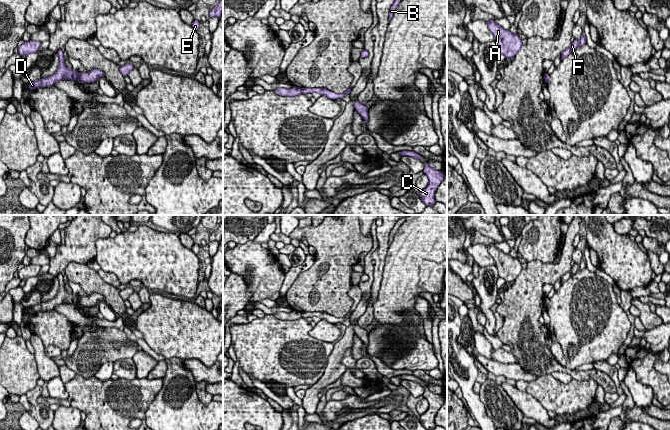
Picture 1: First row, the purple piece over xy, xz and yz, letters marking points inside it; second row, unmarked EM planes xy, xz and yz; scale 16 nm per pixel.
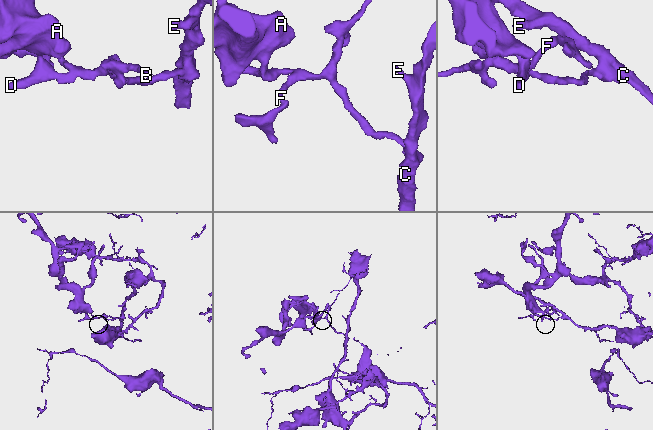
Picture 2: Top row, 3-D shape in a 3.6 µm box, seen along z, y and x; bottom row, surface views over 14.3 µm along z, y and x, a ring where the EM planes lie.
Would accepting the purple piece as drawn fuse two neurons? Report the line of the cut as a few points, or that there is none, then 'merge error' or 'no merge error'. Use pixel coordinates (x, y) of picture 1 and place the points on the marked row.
xy (79, 73), (76, 78) | merge error

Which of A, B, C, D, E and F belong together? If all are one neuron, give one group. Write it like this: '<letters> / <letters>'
A D / B C E F

